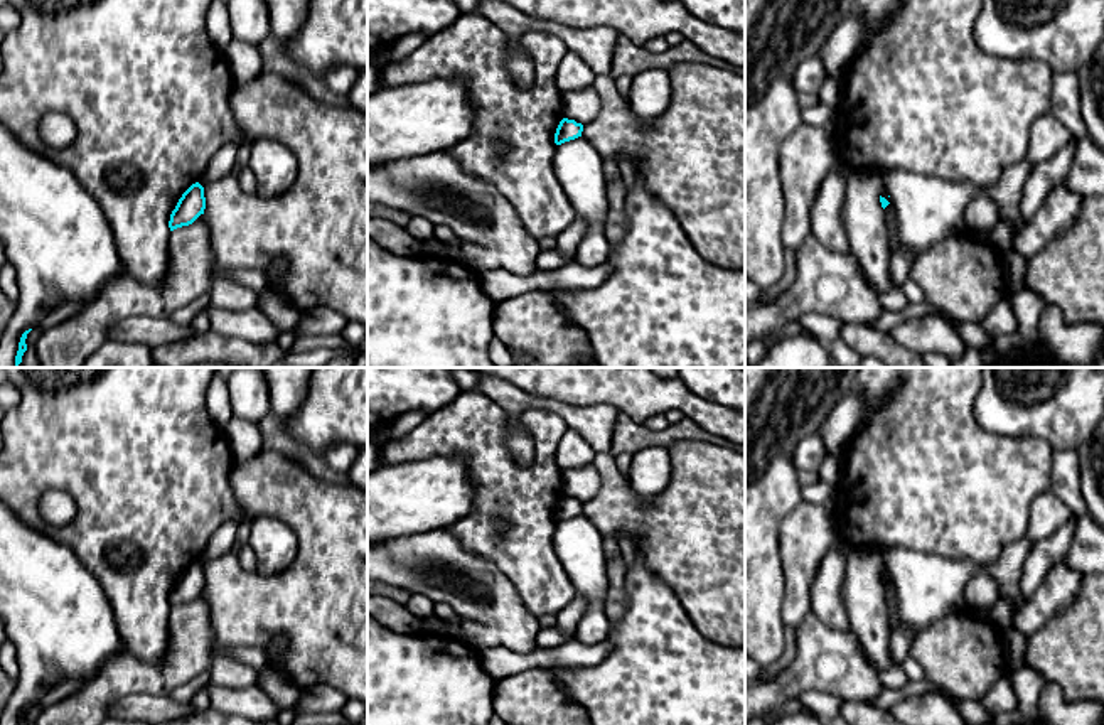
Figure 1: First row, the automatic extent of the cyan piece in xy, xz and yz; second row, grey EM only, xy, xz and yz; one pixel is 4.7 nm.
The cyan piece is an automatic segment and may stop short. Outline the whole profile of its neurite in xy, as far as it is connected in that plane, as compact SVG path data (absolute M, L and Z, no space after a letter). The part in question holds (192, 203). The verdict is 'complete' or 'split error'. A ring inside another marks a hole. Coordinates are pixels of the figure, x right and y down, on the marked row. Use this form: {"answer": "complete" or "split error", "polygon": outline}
{"answer": "complete", "polygon": "M196 182L179 199L175 209L170 214L170 231L192 224L206 209L204 187Z"}

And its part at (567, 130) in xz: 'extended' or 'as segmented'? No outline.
as segmented

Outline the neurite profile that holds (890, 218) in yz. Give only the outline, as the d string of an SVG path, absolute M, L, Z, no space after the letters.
M890 202L890 204L883 209L883 216L885 216L885 226L888 228L888 233L890 233L892 248L893 248L893 251L895 251L895 246L898 244L898 223L897 223L897 214L895 214L895 206L893 206L893 202Z

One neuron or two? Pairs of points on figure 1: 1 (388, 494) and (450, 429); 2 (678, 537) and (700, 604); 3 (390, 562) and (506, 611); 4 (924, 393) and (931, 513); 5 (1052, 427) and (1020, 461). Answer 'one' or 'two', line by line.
1: two
2: one
3: one
4: one
5: two

